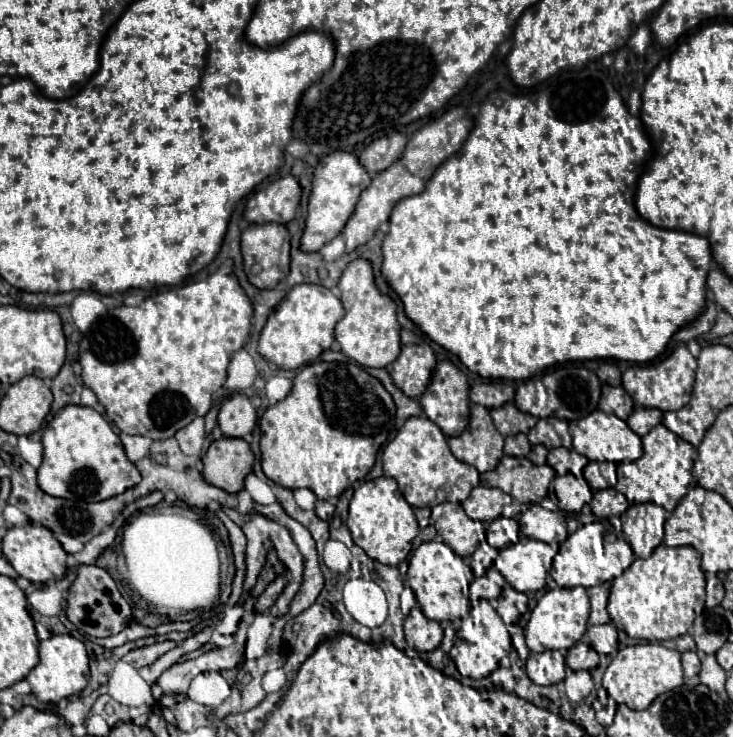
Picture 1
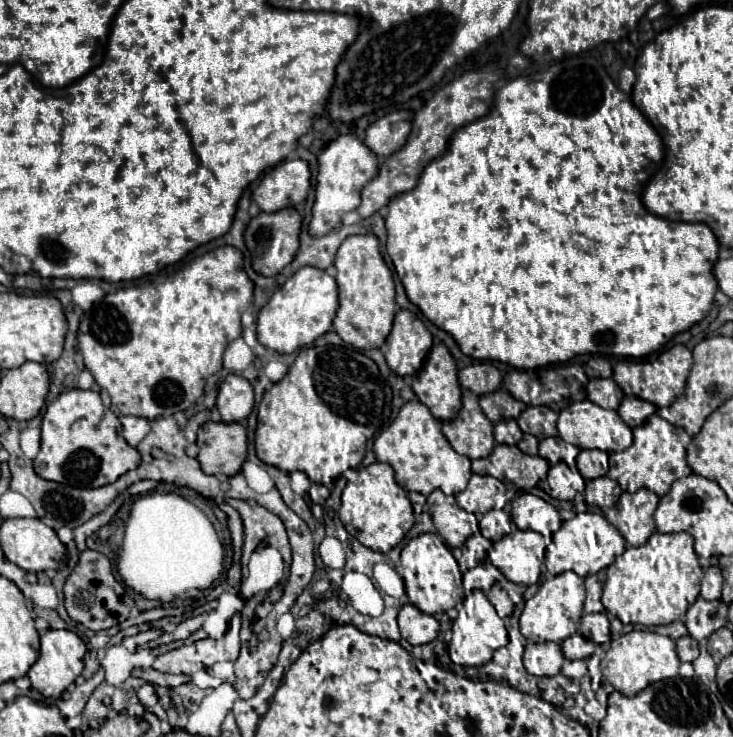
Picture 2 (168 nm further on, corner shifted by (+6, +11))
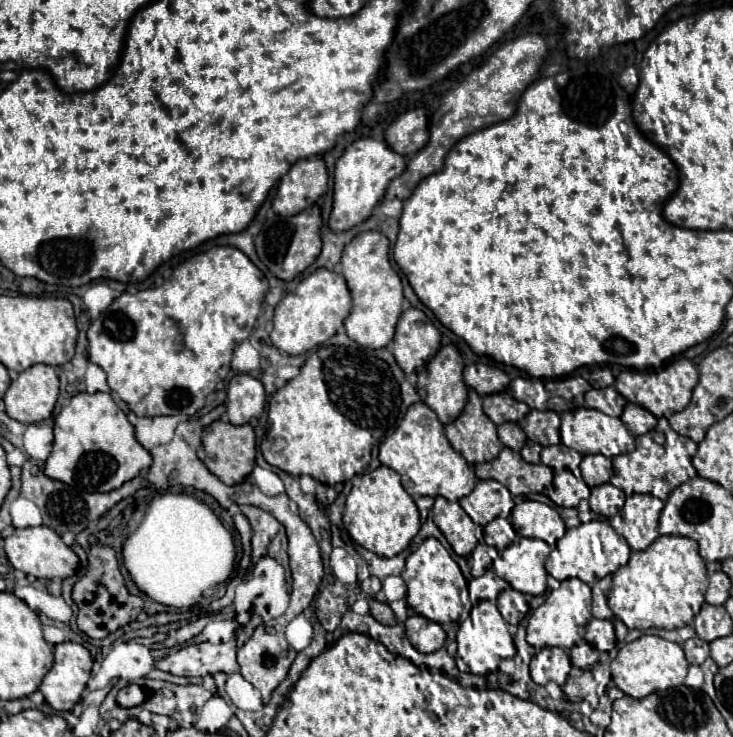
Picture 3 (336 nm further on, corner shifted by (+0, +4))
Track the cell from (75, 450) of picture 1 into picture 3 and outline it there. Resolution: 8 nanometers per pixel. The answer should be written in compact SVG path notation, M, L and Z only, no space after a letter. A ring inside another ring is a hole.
M77 393L55 417L53 451L45 463L45 475L81 491L107 493L125 481L143 475L151 467L149 451L135 439L135 429L109 393Z

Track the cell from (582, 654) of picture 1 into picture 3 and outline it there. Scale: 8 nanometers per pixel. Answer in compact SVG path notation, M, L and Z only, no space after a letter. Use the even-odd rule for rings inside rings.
M581 641L569 651L569 657L571 657L572 667L589 669L591 665L595 665L599 661L599 651L595 647L591 647L587 641Z

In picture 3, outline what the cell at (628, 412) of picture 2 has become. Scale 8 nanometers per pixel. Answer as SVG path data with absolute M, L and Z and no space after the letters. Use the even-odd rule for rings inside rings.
M627 403L625 409L623 409L623 415L621 415L621 421L627 425L627 429L637 437L637 435L643 435L647 431L651 431L657 423L655 415L651 415L647 409L639 407L637 403Z

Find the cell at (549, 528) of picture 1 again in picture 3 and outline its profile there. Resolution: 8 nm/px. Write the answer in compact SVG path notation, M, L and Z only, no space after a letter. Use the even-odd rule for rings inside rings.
M529 499L513 507L511 525L521 537L541 539L551 547L555 547L555 543L565 535L565 523L559 513L545 503Z

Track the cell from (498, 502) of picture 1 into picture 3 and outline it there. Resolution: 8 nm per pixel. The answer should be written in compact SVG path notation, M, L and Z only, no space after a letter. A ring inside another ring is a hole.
M493 479L479 481L469 495L459 499L459 505L479 525L487 525L497 517L509 518L515 503L506 488Z

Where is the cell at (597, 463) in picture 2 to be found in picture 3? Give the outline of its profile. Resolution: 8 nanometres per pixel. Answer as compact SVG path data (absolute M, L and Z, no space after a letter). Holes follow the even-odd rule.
M585 455L579 467L581 467L583 481L589 487L607 483L611 477L611 459L605 455Z

